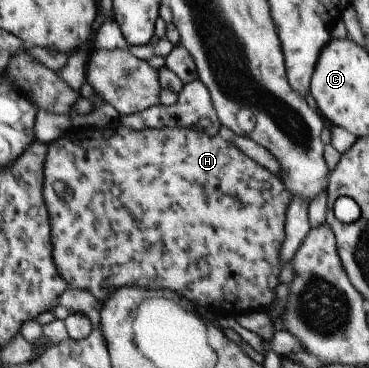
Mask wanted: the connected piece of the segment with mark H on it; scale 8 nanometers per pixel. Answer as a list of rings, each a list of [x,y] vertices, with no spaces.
[[[119,123],[114,128],[73,131],[46,146],[42,195],[51,227],[51,254],[55,270],[63,282],[66,282],[68,289],[89,291],[100,303],[104,303],[116,289],[125,287],[174,290],[190,302],[196,302],[196,307],[226,309],[236,316],[252,310],[267,309],[276,300],[276,288],[280,284],[278,276],[282,269],[279,252],[285,236],[285,219],[292,196],[279,176],[248,158],[233,142],[228,142],[219,135],[210,137],[203,131],[189,127],[136,131]]]

